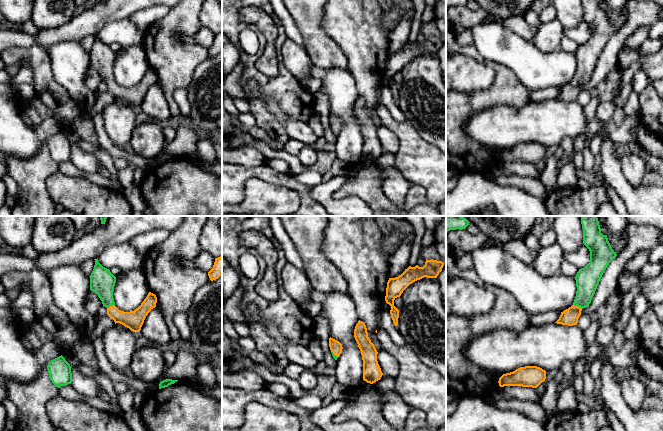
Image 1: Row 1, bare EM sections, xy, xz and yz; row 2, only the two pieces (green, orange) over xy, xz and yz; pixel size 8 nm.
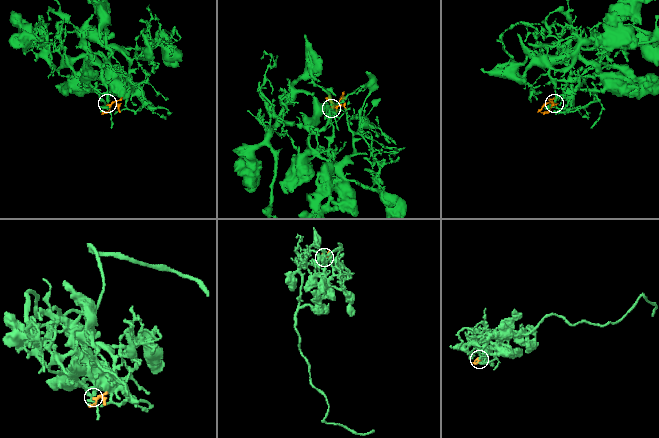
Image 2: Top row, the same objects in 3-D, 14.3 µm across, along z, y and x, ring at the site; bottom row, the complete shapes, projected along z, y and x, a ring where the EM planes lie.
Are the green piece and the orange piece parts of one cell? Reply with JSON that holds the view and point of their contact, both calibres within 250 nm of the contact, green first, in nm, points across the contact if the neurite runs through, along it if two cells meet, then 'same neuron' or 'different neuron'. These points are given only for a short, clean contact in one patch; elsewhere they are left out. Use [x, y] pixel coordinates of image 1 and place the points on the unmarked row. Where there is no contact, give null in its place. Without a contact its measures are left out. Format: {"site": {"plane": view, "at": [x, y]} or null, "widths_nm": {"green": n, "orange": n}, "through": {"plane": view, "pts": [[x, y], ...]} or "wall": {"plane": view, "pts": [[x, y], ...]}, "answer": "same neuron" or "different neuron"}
{"site": {"plane": "yz", "at": [578, 82]}, "widths_nm": {"green": 190, "orange": 140}, "through": {"plane": "yz", "pts": [[587, 55], [585, 69], [578, 82], [570, 92]]}, "answer": "same neuron"}

